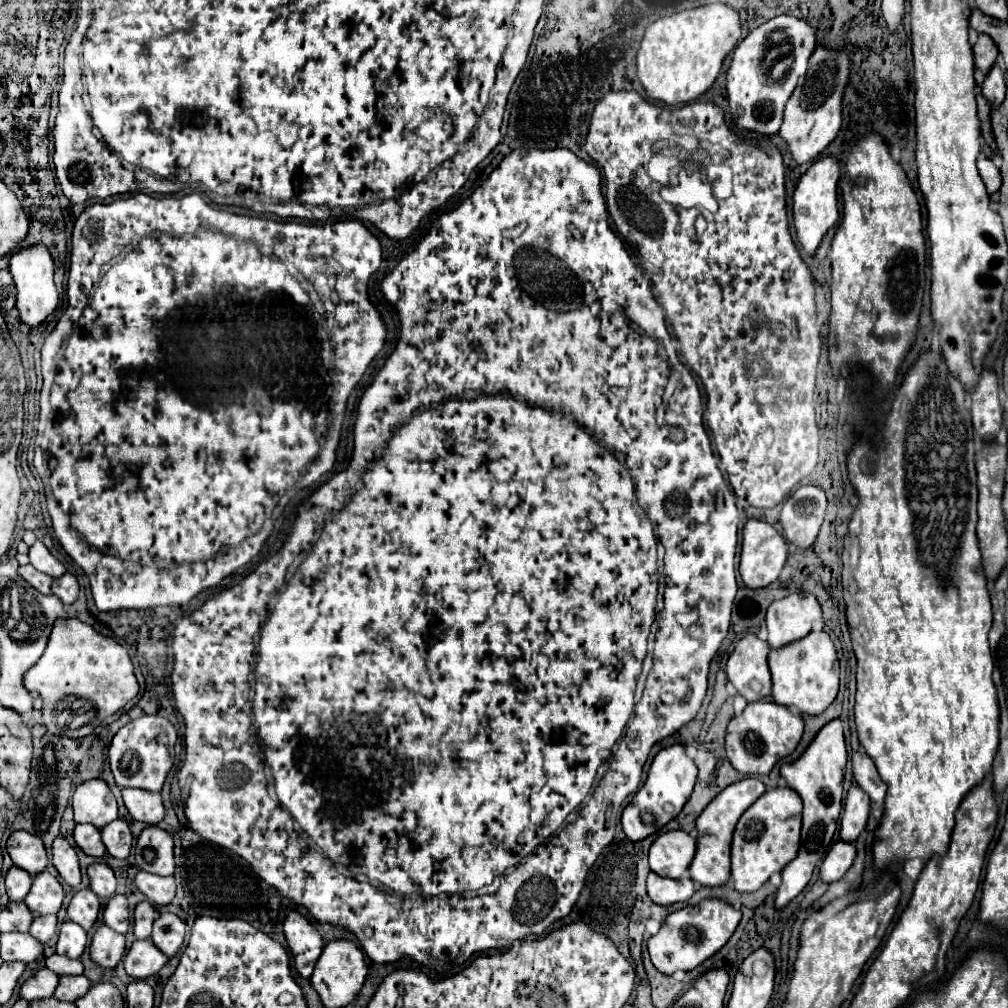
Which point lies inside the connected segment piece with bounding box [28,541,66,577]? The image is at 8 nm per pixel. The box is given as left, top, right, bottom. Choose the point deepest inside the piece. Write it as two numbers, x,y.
40,557

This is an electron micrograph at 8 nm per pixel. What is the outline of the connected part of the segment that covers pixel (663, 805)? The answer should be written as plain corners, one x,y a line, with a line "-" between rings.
680,743
664,747
654,757
646,783
640,787
640,791
634,795
634,799
626,805
622,811
622,829
630,841
642,841
648,835
660,831
668,821
672,821
686,801
692,795
696,783
696,765
694,761
684,753
684,747

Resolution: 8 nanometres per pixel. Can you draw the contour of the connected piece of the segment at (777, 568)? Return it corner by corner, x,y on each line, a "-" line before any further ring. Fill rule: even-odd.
750,519
742,531
740,577
750,589
760,589
778,579
788,559
786,539
766,521

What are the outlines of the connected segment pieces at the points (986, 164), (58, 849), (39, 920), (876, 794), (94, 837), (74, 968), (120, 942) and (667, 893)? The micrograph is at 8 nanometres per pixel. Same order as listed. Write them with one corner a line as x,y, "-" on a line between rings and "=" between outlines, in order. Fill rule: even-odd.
980,157
980,159
978,159
978,171
980,171
980,177
982,177
982,181
984,181
988,193
990,193
990,195
996,193
996,191
1000,189
1000,185
1002,185
1002,175
1000,175
998,167
992,163
992,159
=
56,837
52,843
52,865
58,869
60,877
70,887
76,887
80,883
78,855
76,855
74,847
64,837
=
40,915
34,917
30,925
30,935
36,937
40,943
50,941
50,937
56,933
56,915
=
854,751
852,753
852,771
854,771
856,785
862,787
864,793
868,793
868,797
872,799
872,809
882,811
888,787
880,779
872,757
866,755
864,751
=
90,823
76,825
76,829
74,829
74,841
76,841
76,845
86,855
102,857
106,853
106,847
104,847
102,837
100,837
100,829
94,827
94,825
90,825
=
50,955
46,959
46,967
50,971
54,971
56,975
80,975
84,971
82,963
80,961
74,961
74,959
66,959
62,955
=
102,925
94,933
92,945
90,945
90,957
92,957
94,963
98,963
106,969
114,969
118,965
118,961
122,959
124,951
126,951
124,935
112,931
106,925
=
656,873
648,875
648,895
658,905
672,905
678,901
688,901
696,891
696,885
690,877
668,879

